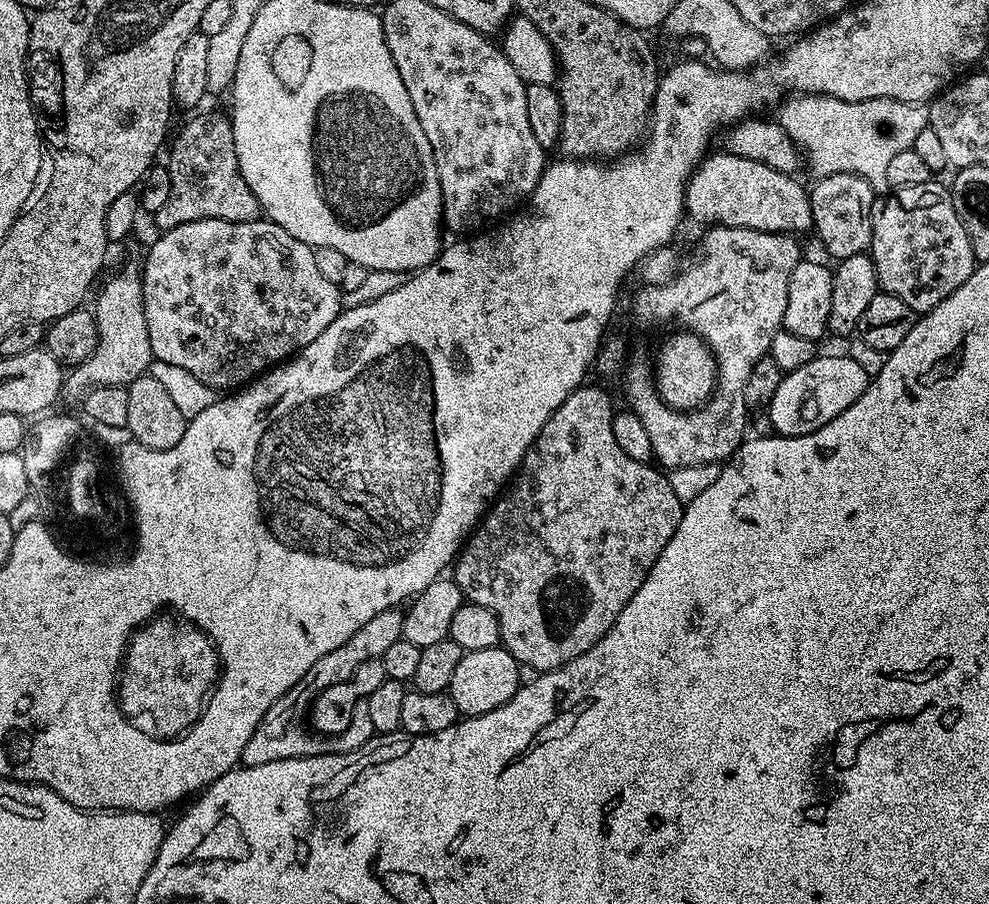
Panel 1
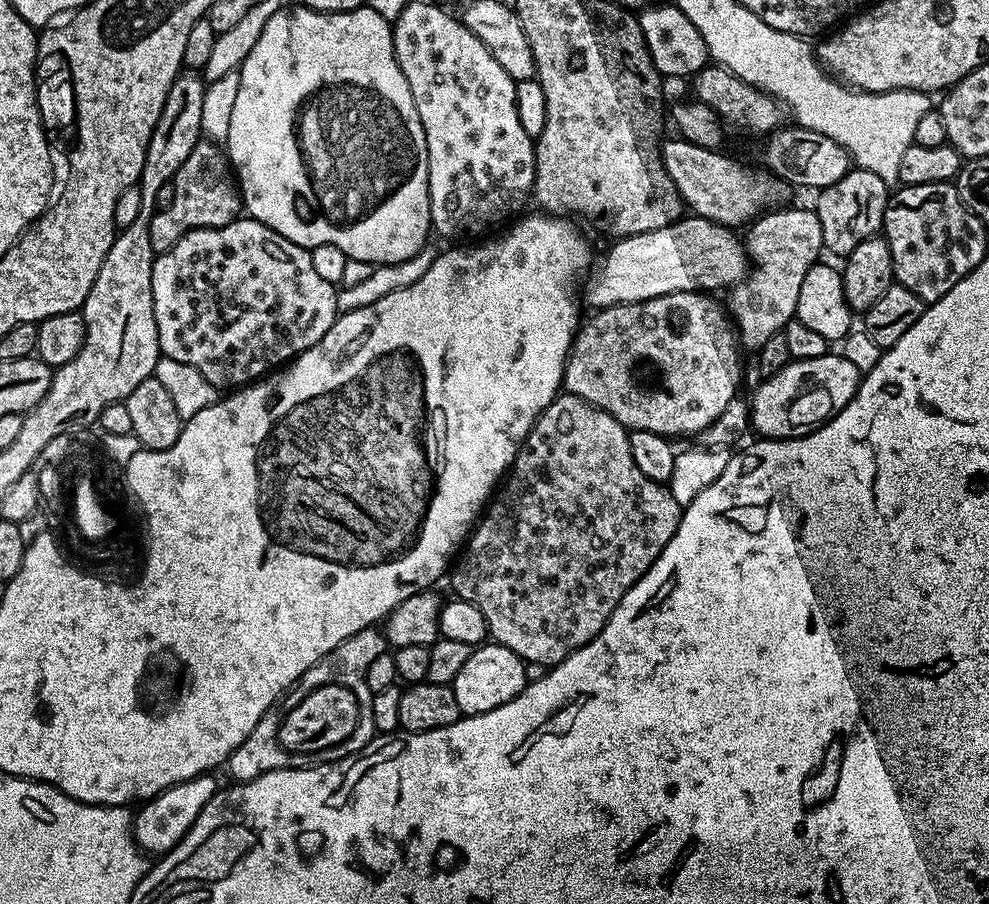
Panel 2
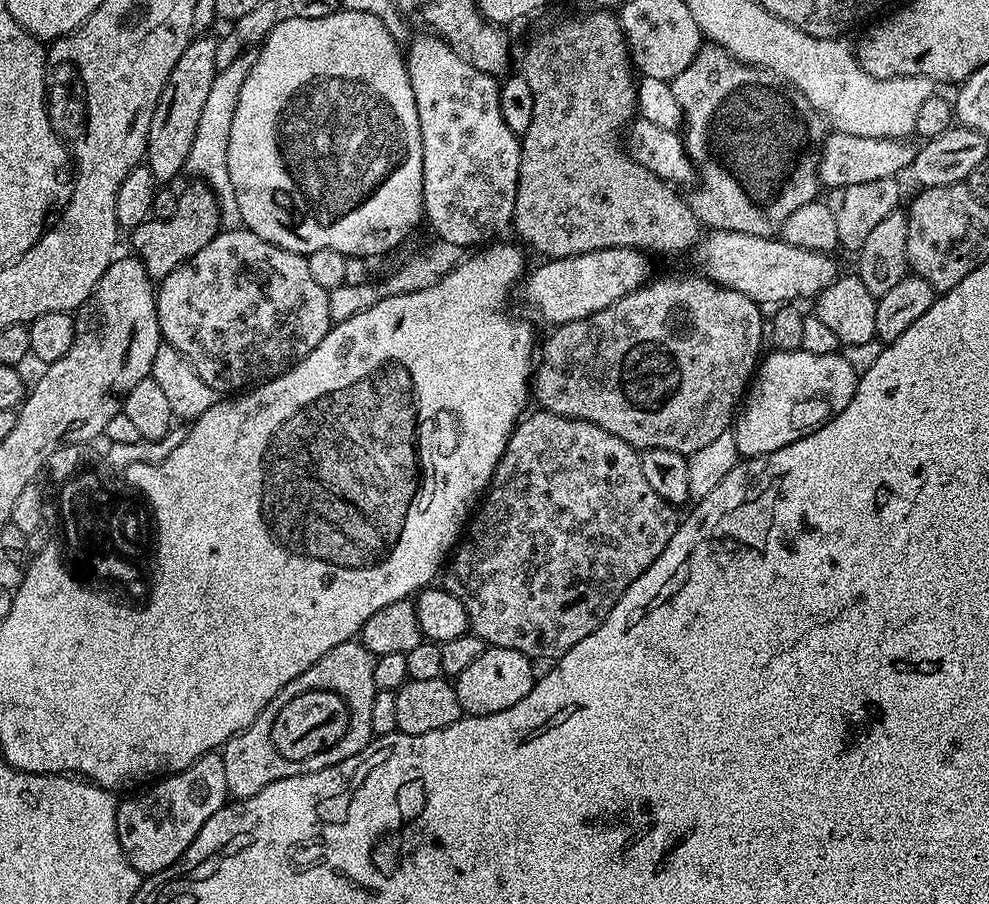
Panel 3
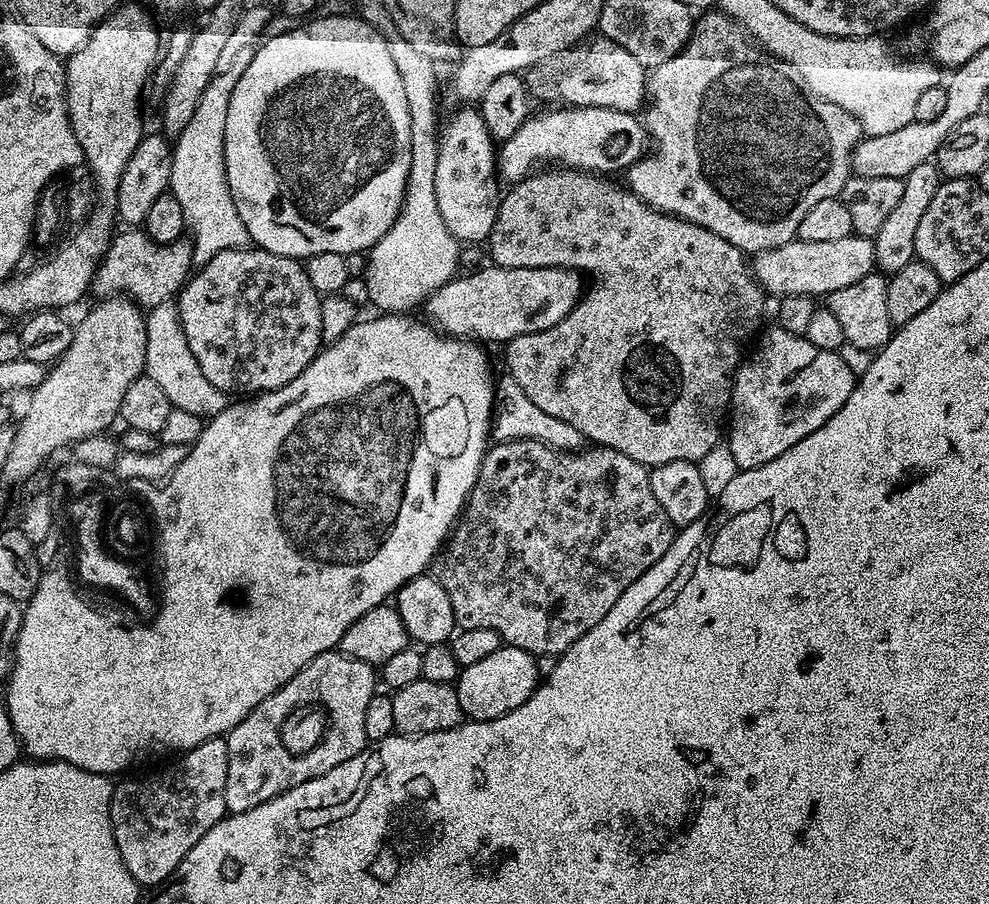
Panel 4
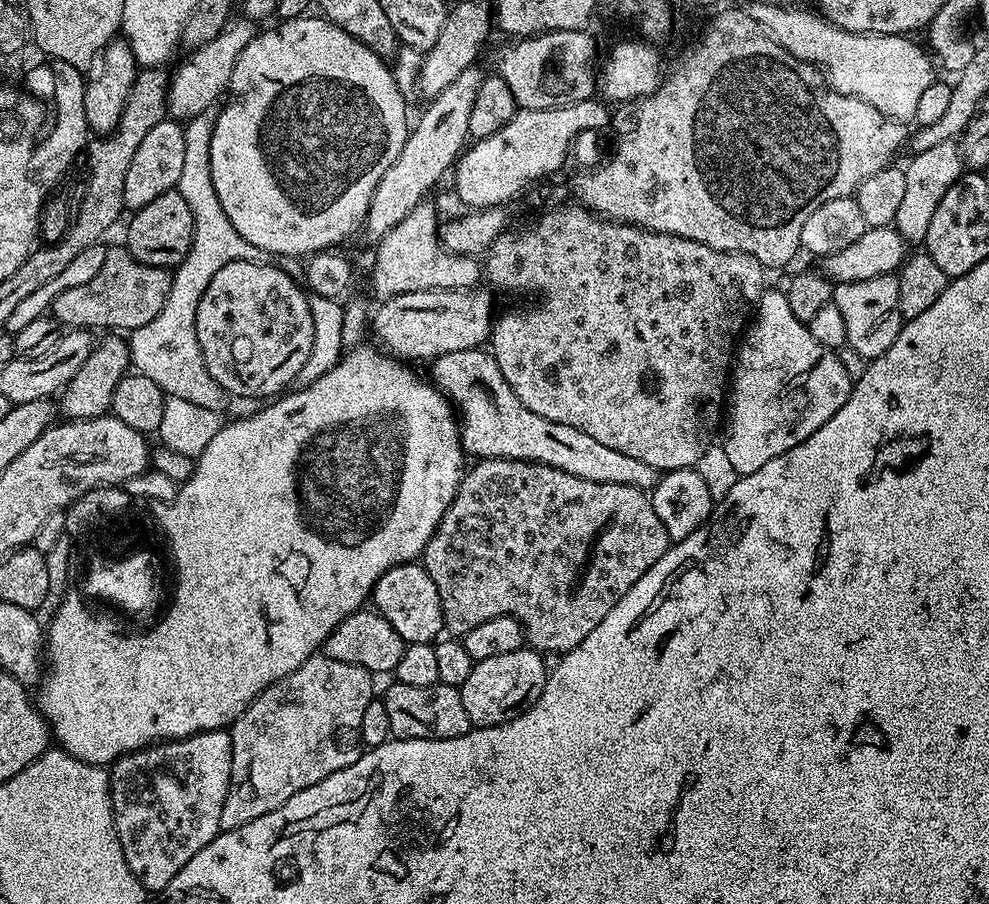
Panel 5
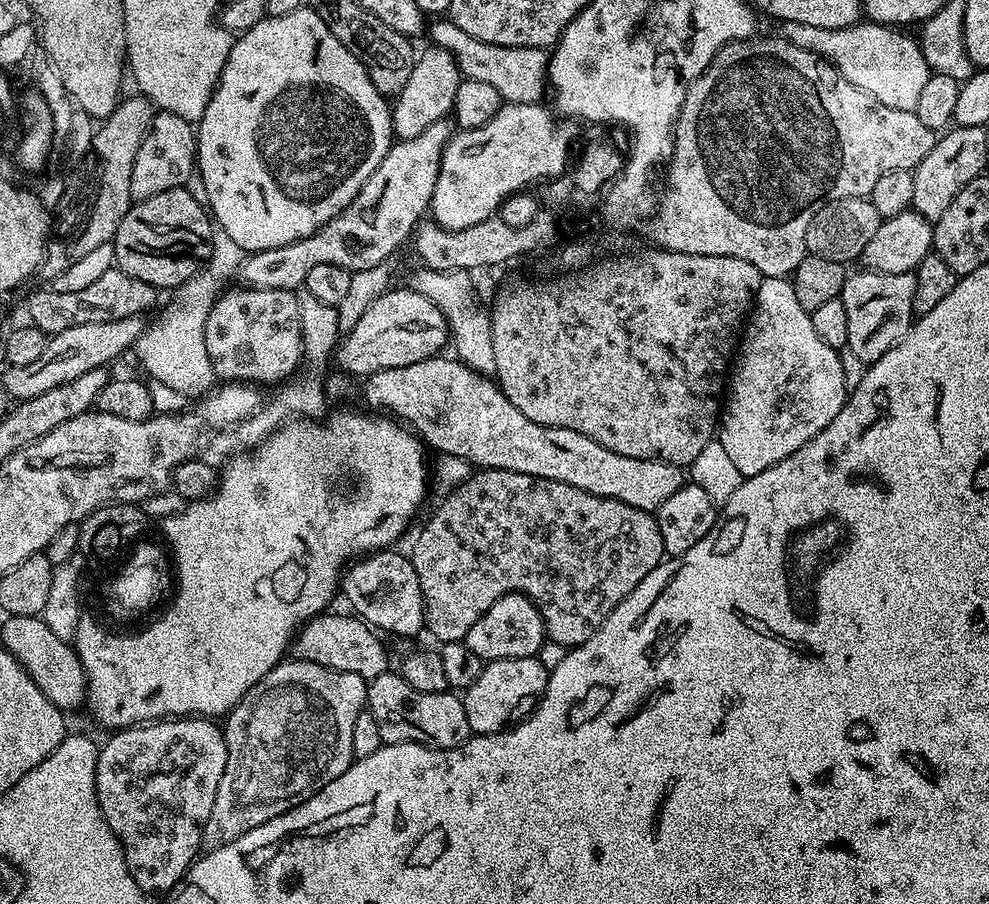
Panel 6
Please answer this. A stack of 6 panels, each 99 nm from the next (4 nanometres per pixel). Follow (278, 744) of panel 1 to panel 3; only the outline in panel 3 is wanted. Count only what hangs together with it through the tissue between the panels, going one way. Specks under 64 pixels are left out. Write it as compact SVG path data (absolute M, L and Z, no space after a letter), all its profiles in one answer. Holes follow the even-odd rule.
M353 638L334 646L334 650L322 654L322 658L318 658L318 662L310 666L310 670L298 674L294 682L286 682L286 686L282 686L282 690L278 690L278 694L274 694L274 698L266 702L266 710L262 710L262 714L258 714L258 718L254 718L254 722L250 722L246 730L242 730L237 736L230 737L224 744L222 755L226 762L226 786L229 797L245 800L258 794L258 790L270 786L270 782L278 782L282 778L310 774L329 768L369 747L374 740L370 726L370 713L378 691L374 686L376 657L373 652L366 650L366 646L361 644L359 639ZM310 690L326 690L343 695L348 704L346 734L334 746L314 754L314 758L305 760L282 758L282 754L278 754L272 741L274 718L278 718L278 710L282 710L282 706L290 702L290 698L298 698L298 694L306 694Z

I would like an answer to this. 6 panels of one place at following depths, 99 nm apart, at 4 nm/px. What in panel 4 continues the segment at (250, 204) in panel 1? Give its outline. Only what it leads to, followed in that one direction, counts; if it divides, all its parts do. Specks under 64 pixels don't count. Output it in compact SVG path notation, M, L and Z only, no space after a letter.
M143 230L124 231L128 232L117 231L113 235L112 243L96 268L91 291L97 292L100 298L123 294L144 310L173 299L194 271L191 239L181 238L169 244L159 244Z

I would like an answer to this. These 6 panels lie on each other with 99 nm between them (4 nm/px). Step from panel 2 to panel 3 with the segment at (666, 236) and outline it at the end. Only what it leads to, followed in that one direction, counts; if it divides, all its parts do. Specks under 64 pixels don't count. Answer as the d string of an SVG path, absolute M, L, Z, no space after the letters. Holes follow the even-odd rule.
M712 230L697 243L694 255L700 263L699 271L709 280L738 294L746 294L746 298L761 306L800 302L796 300L803 296L815 298L838 275L835 255L811 252L770 236ZM607 248L577 256L548 258L523 277L524 300L532 307L533 314L548 326L578 322L598 310L614 306L618 298L626 298L628 292L649 283L653 272L648 260L651 259L639 248Z

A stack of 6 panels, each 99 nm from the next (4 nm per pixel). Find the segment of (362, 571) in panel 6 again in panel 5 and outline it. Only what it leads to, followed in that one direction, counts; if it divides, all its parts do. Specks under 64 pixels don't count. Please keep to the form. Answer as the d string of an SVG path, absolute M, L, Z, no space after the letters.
M423 563L399 564L386 570L372 588L370 604L386 622L390 622L390 626L394 626L394 630L398 630L405 644L431 644L444 632L438 586L434 586Z

